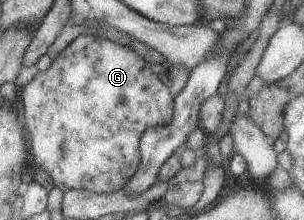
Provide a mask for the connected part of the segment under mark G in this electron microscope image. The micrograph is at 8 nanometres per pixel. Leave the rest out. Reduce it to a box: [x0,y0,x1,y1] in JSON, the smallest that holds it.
[18,34,173,194]

